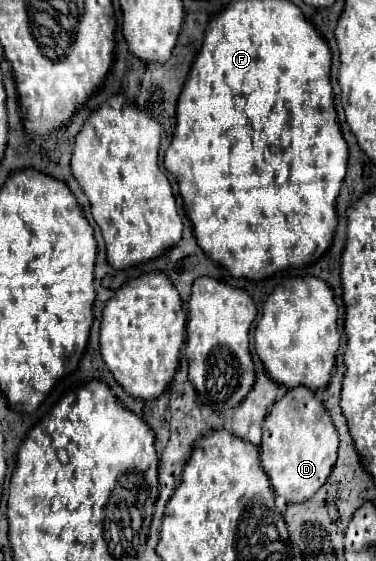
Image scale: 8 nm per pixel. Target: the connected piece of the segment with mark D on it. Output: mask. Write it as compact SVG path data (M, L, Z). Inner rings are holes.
M299 386L287 390L285 396L273 404L269 416L265 418L261 466L265 468L265 474L269 476L277 496L283 496L293 504L305 502L327 482L337 458L337 448L337 430L331 424L325 406L315 398L313 390Z

